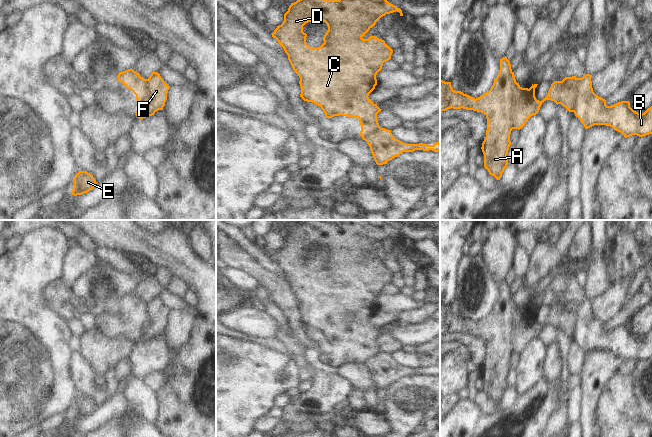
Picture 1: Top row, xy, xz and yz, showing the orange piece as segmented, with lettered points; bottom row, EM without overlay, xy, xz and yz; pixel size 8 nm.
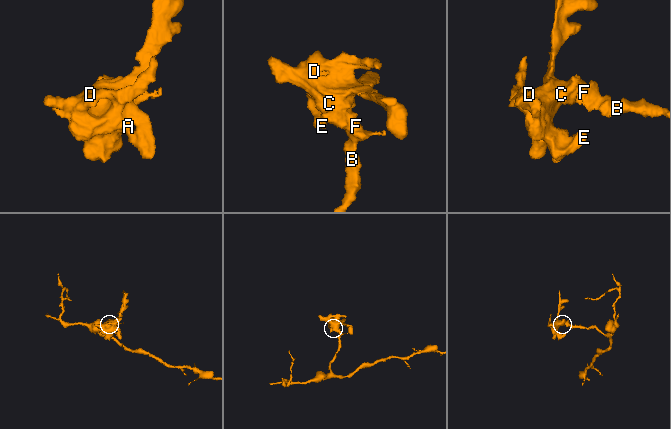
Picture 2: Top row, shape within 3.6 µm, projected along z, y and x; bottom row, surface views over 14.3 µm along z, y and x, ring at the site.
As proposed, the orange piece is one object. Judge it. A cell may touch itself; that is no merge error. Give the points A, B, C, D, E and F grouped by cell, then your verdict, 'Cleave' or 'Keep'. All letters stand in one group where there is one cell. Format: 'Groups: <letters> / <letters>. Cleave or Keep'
Groups: A C D E / B F. Cleave

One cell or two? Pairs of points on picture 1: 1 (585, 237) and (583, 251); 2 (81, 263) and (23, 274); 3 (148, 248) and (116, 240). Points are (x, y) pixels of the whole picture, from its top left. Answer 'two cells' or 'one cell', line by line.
1: one cell
2: two cells
3: one cell

